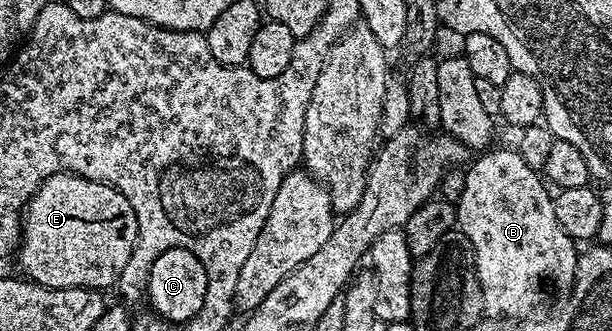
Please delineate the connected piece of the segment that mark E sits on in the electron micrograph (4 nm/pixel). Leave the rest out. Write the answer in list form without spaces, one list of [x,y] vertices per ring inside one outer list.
[[[56,173],[38,187],[23,210],[23,228],[19,242],[19,269],[36,285],[52,289],[95,289],[105,291],[116,286],[120,272],[131,259],[137,239],[137,216],[127,199],[117,189],[101,181],[74,177],[72,173]]]

